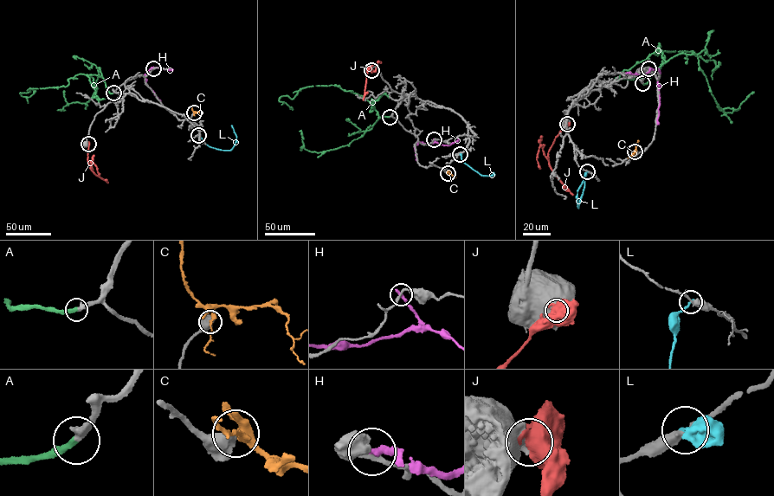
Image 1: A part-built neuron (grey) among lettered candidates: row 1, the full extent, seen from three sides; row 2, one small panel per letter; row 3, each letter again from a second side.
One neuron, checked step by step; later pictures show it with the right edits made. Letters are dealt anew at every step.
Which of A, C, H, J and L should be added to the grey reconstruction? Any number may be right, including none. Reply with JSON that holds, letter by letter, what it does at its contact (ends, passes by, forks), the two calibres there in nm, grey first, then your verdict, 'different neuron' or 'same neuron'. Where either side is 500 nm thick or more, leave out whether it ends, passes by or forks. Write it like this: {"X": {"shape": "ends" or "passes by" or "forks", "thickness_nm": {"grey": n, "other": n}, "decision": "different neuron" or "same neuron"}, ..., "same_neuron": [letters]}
{"A": {"shape": "ends", "thickness_nm": {"grey": 360, "other": 320}, "decision": "same neuron"}, "C": {"thickness_nm": {"grey": 600, "other": 180}, "decision": "different neuron"}, "H": {"shape": "ends", "thickness_nm": {"grey": 200, "other": 340}, "decision": "different neuron"}, "J": {"thickness_nm": {"grey": 750, "other": 750}, "decision": "different neuron"}, "L": {"shape": "ends", "thickness_nm": {"grey": 260, "other": 160}, "decision": "different neuron"}, "same_neuron": ["A"]}

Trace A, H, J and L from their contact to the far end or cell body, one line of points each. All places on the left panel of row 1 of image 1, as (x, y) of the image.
A: (113, 93), (102, 78), (81, 74), (67, 80), (65, 86), (30, 88), (21, 95), (29, 97), (33, 88)
H: (153, 68), (156, 67), (151, 67), (145, 77), (146, 85), (160, 101)
J: (87, 144), (90, 169), (106, 182), (106, 179)
L: (198, 135), (209, 146), (230, 150), (236, 137), (231, 125)

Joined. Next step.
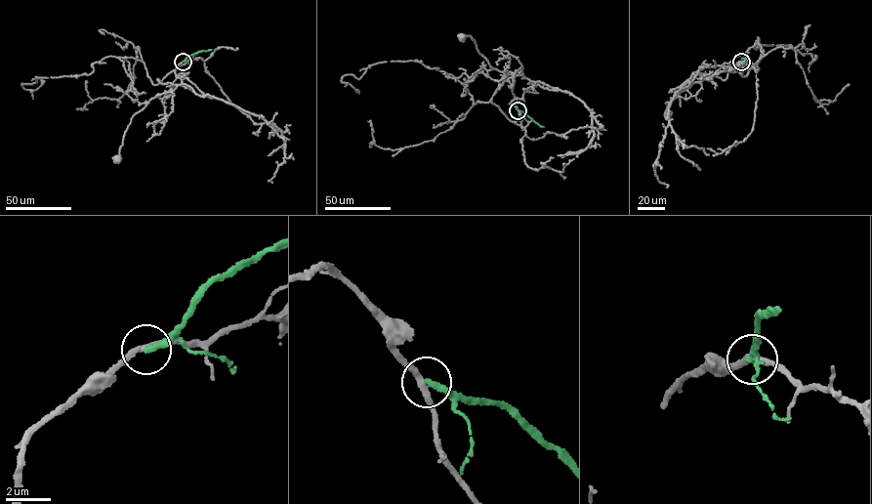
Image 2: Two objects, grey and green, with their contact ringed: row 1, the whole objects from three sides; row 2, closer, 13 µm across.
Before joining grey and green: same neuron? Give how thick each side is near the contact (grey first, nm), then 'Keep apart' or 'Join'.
Thickness 260 nm (grey) against 280 nm. Keep apart

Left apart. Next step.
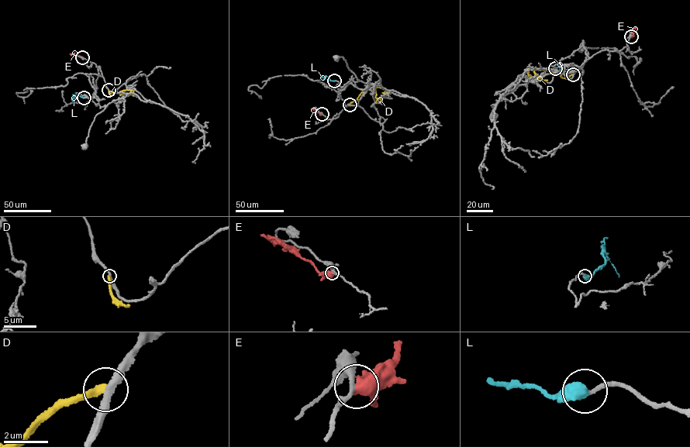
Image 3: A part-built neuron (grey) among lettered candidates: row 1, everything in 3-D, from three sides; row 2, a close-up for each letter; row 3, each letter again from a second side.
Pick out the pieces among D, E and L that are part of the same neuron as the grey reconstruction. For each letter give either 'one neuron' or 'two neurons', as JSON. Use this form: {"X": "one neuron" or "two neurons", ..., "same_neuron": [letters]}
{"D": "two neurons", "E": "two neurons", "L": "one neuron", "same_neuron": ["L"]}

